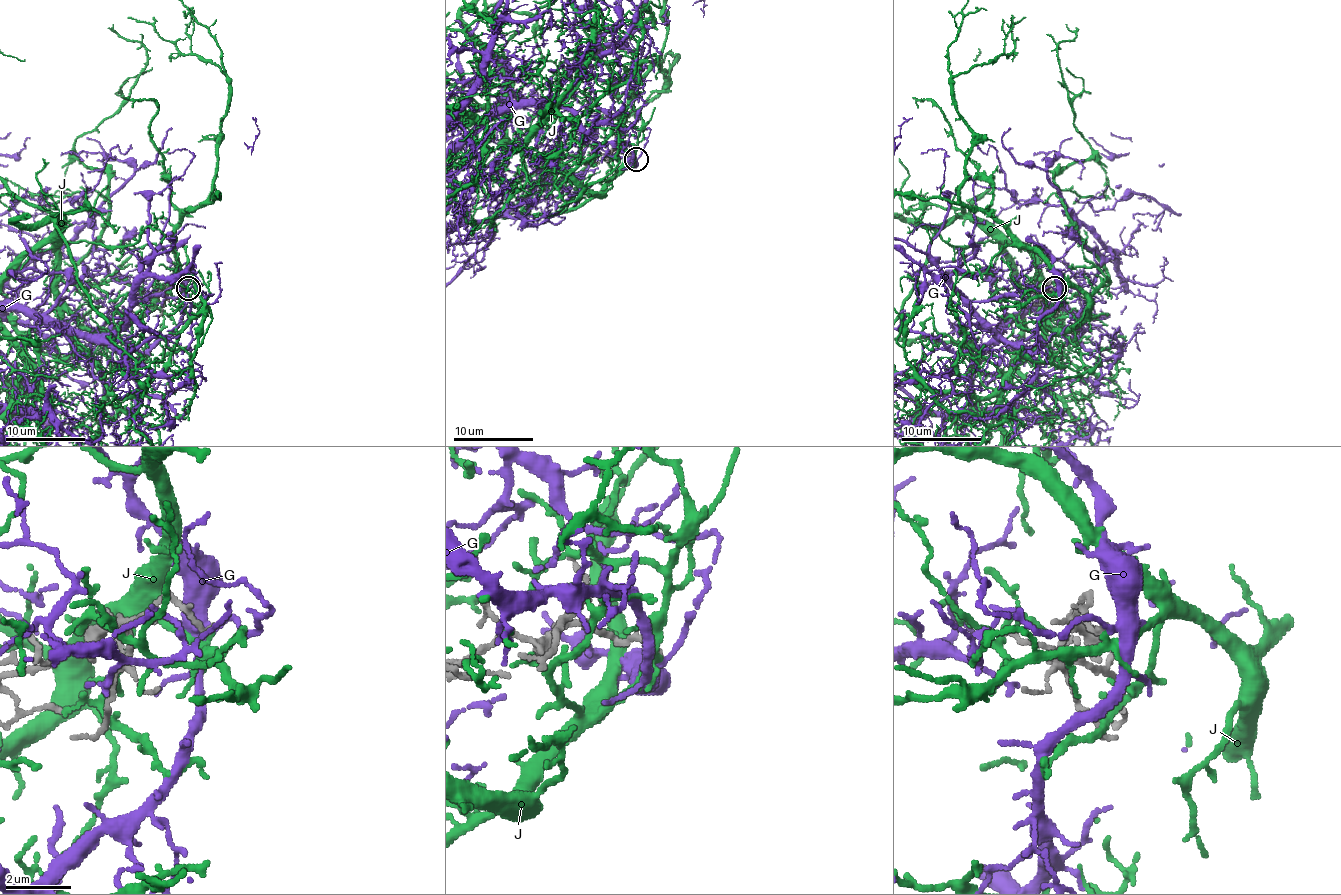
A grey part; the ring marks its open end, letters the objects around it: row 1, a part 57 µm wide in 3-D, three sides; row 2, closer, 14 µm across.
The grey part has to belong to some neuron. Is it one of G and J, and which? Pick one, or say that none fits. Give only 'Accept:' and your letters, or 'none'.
Accept: none

